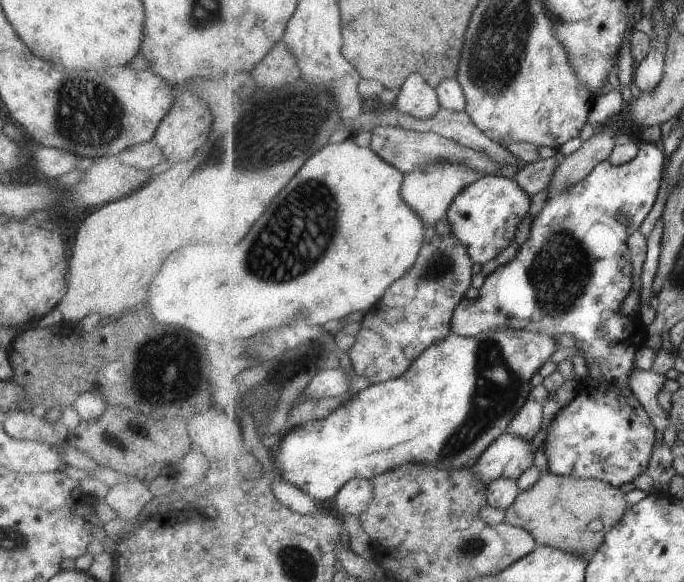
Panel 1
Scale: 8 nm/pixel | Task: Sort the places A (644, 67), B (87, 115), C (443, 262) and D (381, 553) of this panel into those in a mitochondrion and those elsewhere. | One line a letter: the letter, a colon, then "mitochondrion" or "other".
A: other
B: mitochondrion
C: mitochondrion
D: other

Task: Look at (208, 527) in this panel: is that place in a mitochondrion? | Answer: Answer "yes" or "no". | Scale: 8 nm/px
no

